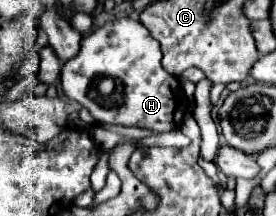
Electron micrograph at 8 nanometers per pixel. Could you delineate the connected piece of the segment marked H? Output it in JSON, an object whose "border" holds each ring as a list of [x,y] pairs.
{"border":[[[122,17],[108,21],[102,27],[96,27],[82,39],[80,53],[62,67],[60,83],[64,95],[68,99],[76,99],[82,107],[86,107],[96,121],[108,121],[112,125],[130,125],[130,127],[150,129],[156,133],[166,133],[182,125],[188,99],[182,93],[178,77],[166,73],[160,65],[160,59],[162,59],[160,45],[156,39],[152,39],[148,29],[140,25],[140,21],[136,19]]]}

